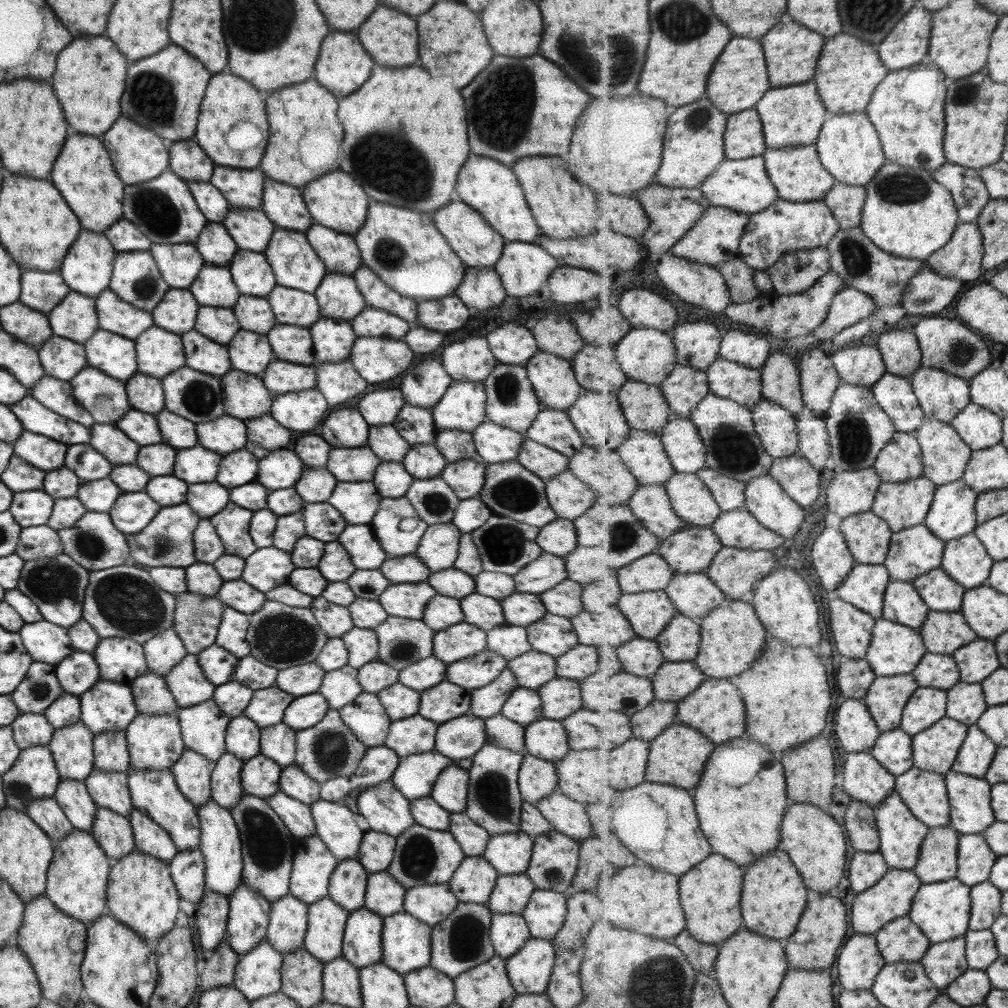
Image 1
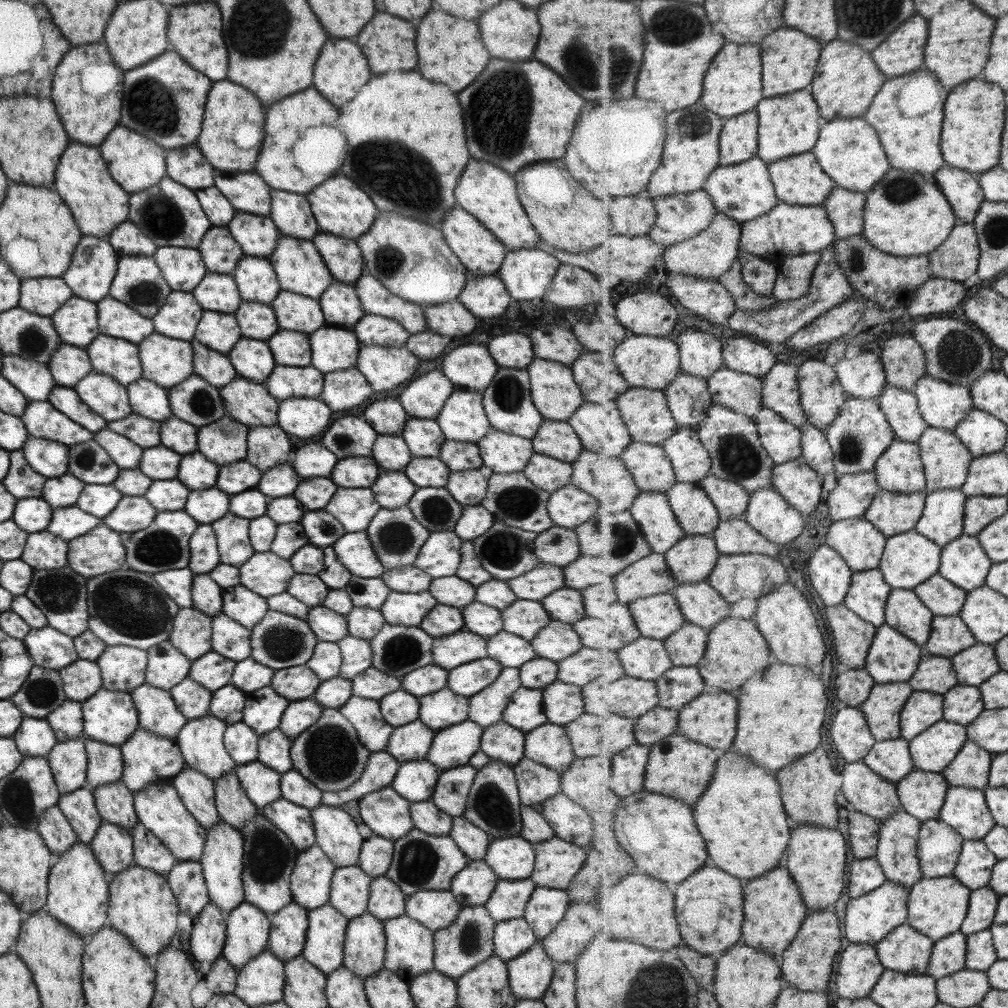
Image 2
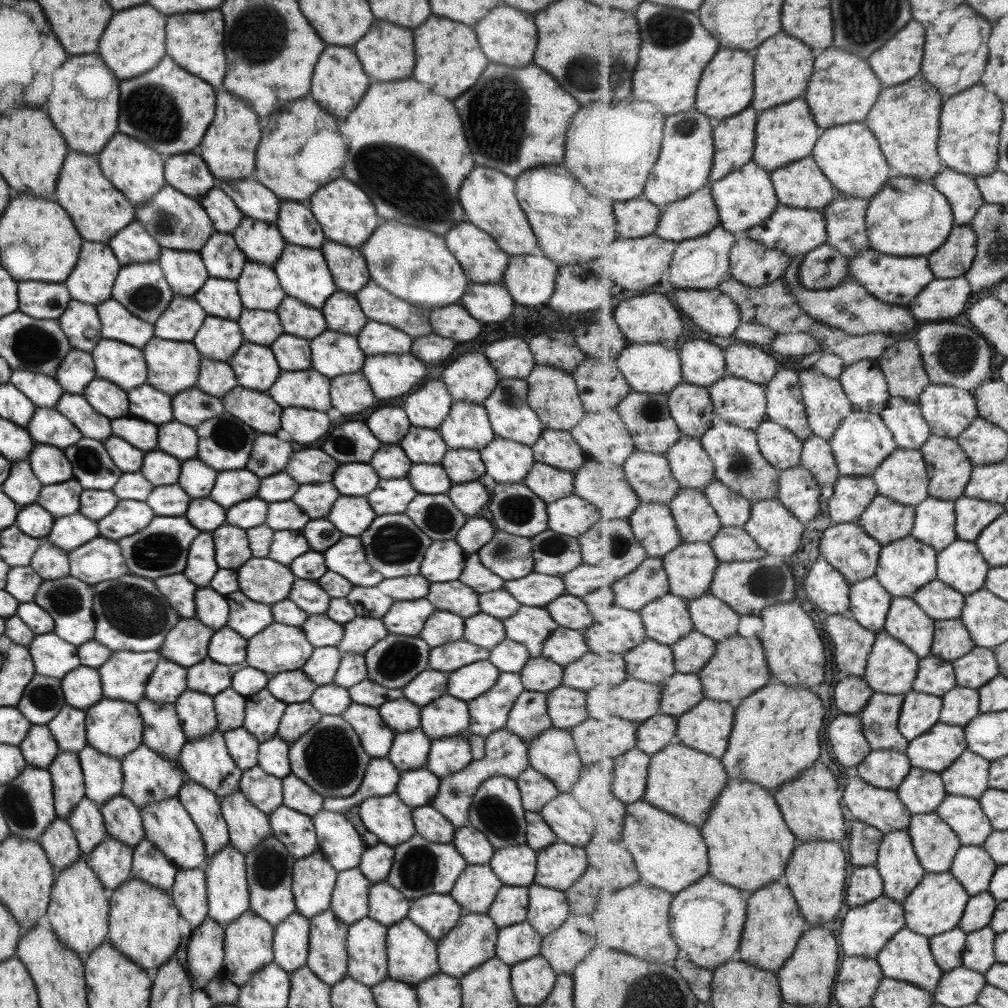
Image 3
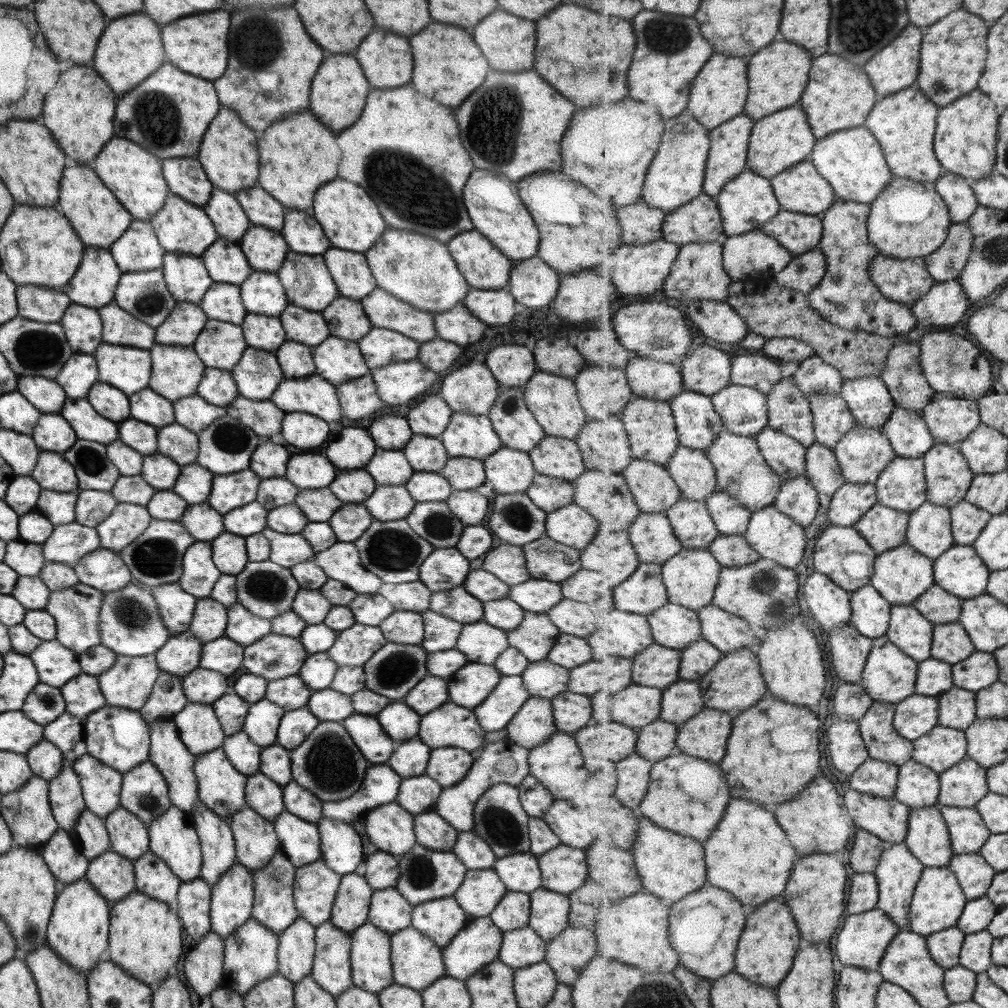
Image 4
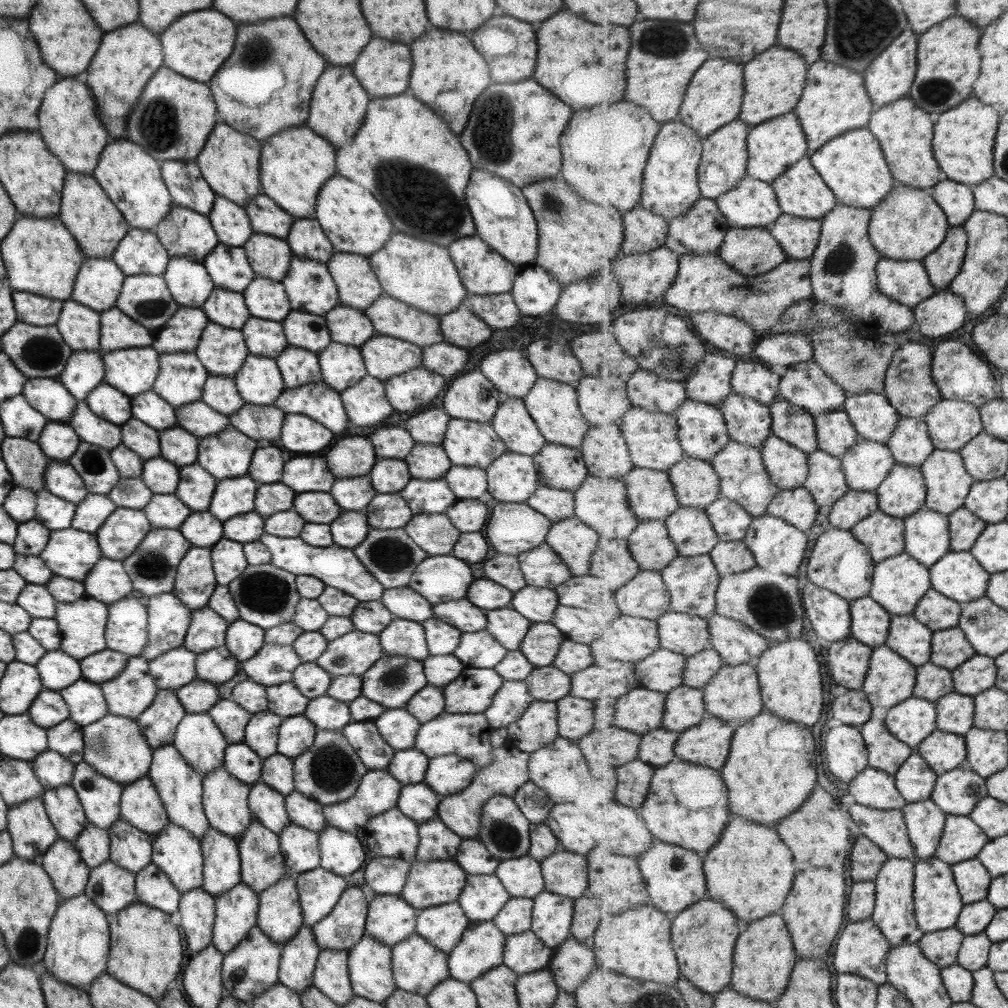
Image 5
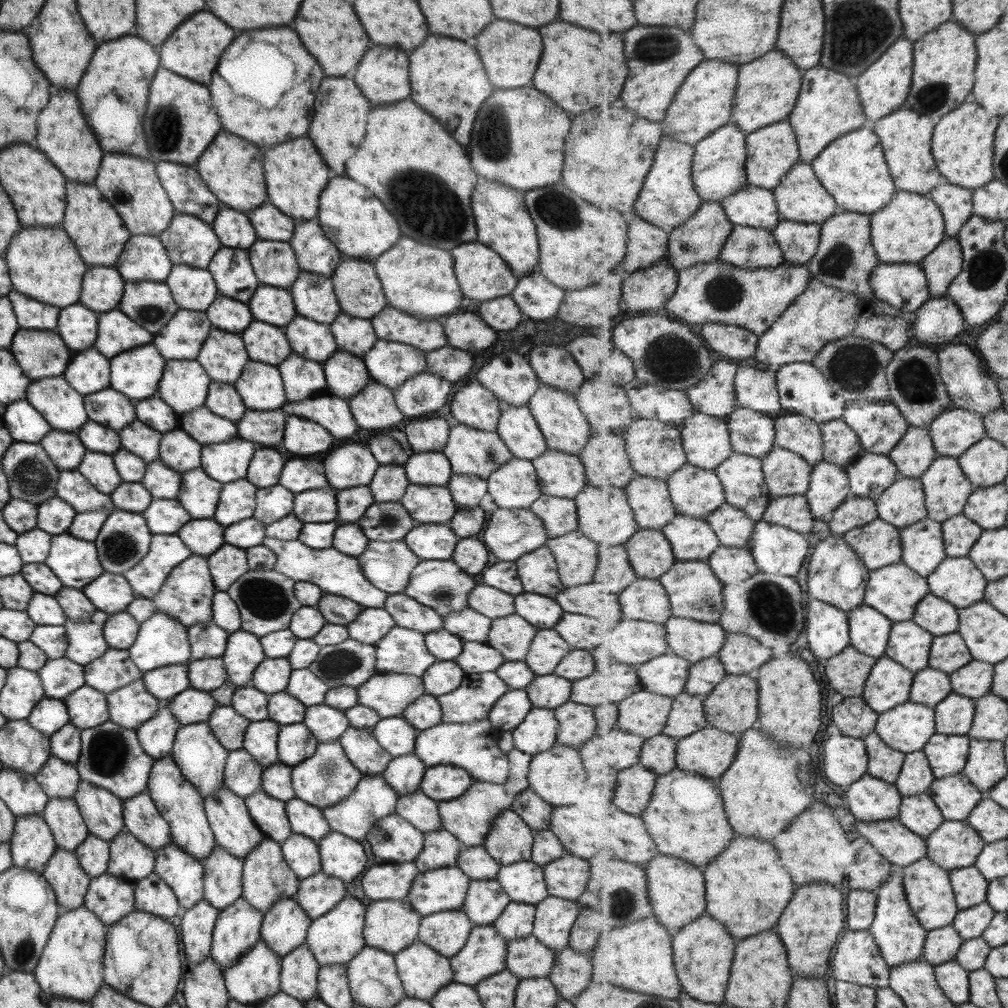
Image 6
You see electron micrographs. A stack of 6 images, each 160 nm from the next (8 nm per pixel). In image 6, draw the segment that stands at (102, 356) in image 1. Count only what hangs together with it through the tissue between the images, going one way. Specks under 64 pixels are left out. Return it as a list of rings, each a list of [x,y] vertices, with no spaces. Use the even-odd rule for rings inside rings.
[[[151,344],[133,347],[108,359],[109,387],[132,402],[157,396],[165,361]]]

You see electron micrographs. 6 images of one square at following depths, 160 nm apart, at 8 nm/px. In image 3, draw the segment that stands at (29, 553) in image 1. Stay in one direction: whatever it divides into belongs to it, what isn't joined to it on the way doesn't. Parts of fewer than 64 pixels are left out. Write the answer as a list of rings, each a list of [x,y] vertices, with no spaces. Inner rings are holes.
[[[46,537],[39,540],[39,546],[31,556],[29,567],[41,581],[51,581],[68,576],[69,560],[67,555],[47,541]]]

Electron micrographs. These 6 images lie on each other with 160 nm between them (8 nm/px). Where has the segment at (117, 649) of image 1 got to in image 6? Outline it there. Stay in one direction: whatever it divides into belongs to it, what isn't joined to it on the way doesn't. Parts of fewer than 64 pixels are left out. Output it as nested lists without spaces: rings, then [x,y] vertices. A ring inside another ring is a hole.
[[[142,679],[106,695],[109,721],[127,730],[136,730],[147,722],[161,703],[145,691]]]

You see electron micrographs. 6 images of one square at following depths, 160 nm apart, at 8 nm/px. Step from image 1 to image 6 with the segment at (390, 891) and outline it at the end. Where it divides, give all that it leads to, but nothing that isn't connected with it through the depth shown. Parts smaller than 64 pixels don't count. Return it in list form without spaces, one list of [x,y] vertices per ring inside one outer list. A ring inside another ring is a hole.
[[[406,900],[371,901],[364,912],[364,943],[394,955],[418,938],[420,918]]]

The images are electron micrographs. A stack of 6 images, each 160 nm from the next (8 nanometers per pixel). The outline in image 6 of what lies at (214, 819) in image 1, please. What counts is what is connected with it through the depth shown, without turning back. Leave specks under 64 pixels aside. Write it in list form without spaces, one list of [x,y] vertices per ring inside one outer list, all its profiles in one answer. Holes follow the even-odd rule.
[[[241,897],[218,911],[212,930],[209,957],[222,971],[233,966],[260,940],[263,917]]]

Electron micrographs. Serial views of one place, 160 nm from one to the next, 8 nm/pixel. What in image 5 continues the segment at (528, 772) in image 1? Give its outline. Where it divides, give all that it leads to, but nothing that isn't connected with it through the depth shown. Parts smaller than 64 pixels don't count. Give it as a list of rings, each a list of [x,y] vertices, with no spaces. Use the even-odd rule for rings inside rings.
[[[529,780],[516,790],[512,799],[531,826],[544,824],[554,805],[545,792]]]

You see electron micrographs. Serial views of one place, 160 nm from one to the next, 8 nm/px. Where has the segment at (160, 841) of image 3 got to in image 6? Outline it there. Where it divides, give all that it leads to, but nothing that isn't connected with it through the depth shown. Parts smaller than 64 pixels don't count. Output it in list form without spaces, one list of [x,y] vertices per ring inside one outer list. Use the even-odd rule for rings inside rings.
[[[172,842],[155,853],[153,872],[173,891],[181,908],[191,908],[202,899],[202,863]]]

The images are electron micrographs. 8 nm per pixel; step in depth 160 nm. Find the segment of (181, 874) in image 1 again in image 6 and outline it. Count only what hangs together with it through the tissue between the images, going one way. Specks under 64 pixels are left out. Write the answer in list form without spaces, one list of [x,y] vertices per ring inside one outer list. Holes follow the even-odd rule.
[[[203,899],[184,912],[180,920],[181,933],[178,937],[183,944],[183,952],[189,965],[194,966],[209,957],[217,913],[218,910]]]

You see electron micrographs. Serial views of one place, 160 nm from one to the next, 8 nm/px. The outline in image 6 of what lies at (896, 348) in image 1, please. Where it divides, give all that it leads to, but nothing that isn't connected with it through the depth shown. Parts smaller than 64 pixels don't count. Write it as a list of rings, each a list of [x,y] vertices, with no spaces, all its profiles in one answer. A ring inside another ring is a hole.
[[[905,347],[894,354],[894,359],[887,365],[886,377],[890,384],[889,400],[898,405],[903,416],[906,417],[910,424],[919,427],[929,427],[939,415],[953,407],[950,393],[947,392],[946,384],[943,382],[940,372],[940,358],[936,350],[926,347]]]

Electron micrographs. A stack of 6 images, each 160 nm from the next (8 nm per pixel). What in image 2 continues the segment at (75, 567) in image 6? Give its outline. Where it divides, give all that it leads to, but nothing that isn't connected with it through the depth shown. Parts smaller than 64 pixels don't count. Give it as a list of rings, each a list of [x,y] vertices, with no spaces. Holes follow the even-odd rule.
[[[76,504],[67,508],[56,508],[46,526],[46,531],[58,536],[65,543],[87,534],[100,523],[100,518],[83,512]]]

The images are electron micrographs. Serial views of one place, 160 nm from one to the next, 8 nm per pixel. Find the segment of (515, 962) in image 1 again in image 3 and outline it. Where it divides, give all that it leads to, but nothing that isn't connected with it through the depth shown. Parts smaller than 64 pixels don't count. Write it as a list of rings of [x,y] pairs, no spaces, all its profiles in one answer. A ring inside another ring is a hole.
[[[539,954],[510,967],[510,989],[519,1006],[539,1006],[551,992],[555,977]]]

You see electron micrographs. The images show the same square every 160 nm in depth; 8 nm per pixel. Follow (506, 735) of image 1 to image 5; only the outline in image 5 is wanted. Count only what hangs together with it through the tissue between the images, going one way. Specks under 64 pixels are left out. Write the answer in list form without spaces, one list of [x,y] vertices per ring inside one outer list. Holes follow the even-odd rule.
[[[493,748],[492,763],[476,771],[469,783],[461,792],[441,797],[437,805],[437,818],[462,839],[477,839],[479,818],[482,806],[492,796],[501,795],[512,798],[516,790],[528,781],[527,761],[529,754],[513,748]]]

